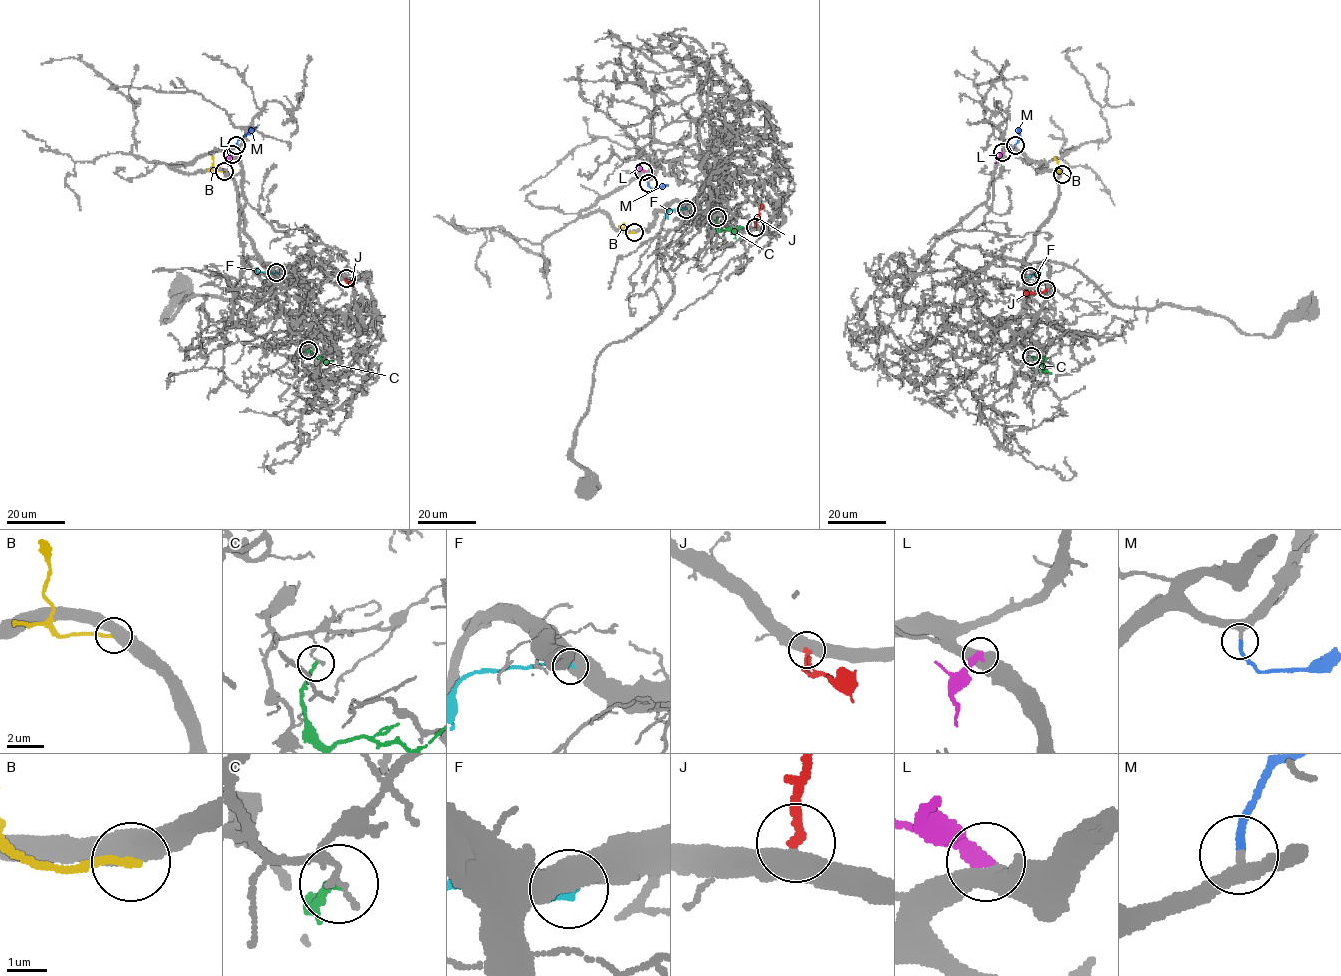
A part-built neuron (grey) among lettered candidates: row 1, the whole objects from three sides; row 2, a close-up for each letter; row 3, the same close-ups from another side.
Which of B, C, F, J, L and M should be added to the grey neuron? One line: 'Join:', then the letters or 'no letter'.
Join: J, M

